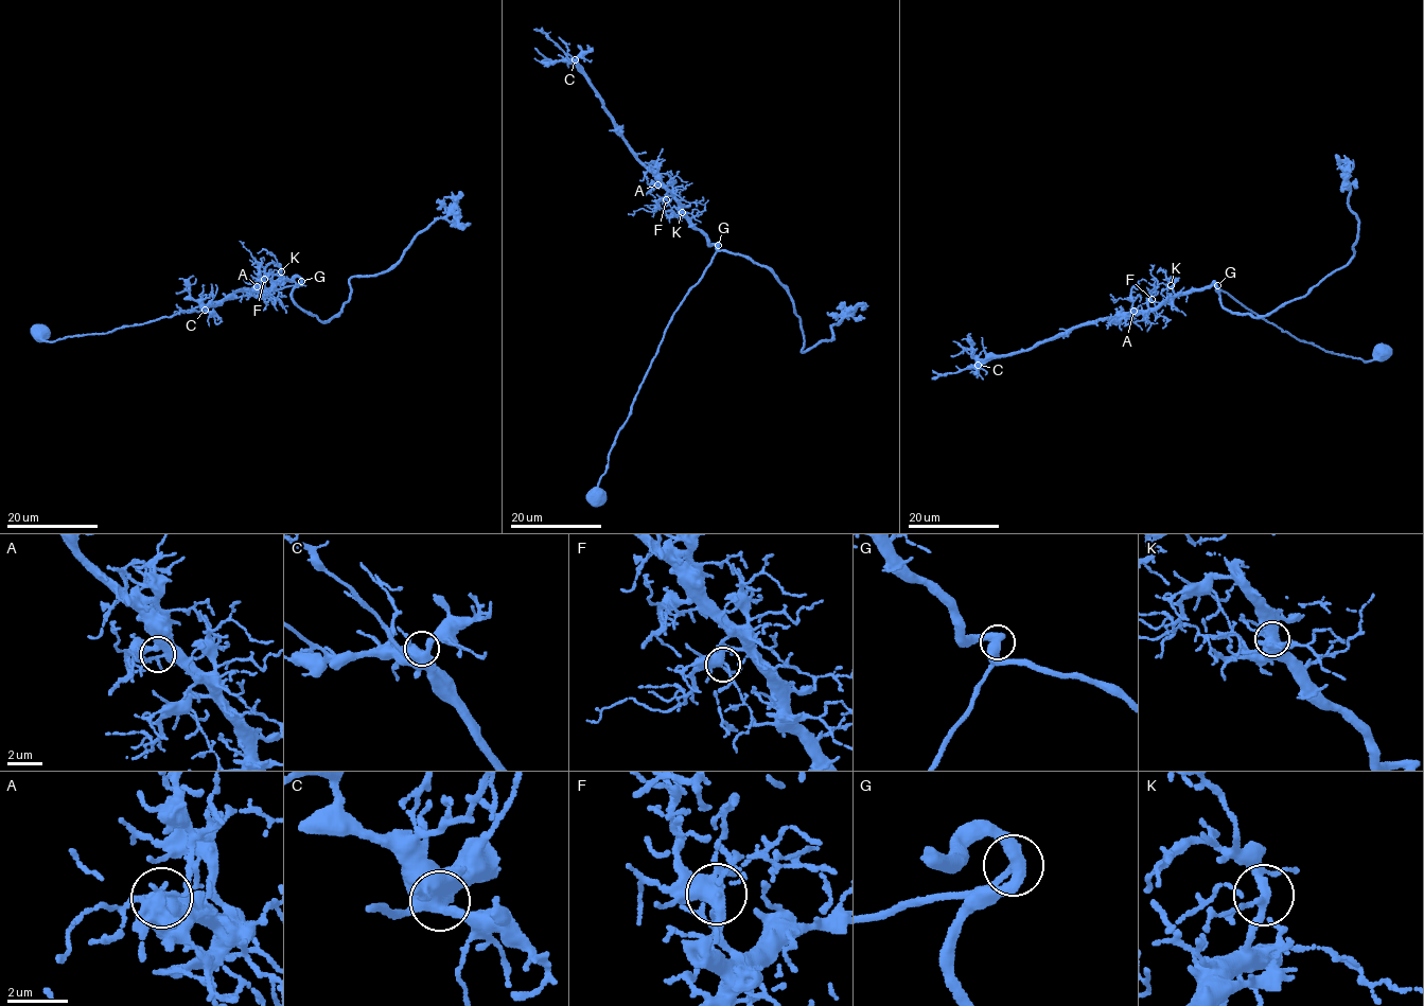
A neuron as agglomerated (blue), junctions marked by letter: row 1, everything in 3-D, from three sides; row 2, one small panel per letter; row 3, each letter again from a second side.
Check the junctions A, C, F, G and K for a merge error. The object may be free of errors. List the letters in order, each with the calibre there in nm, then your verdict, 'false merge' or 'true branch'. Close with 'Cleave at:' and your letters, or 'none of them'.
A: calibre 240 nm; true branch
C: calibre 550 nm; true branch
F: calibre 400 nm; true branch
G: calibre 420 nm; true branch
K: calibre 200 nm; true branch
Cleave at: none of them

